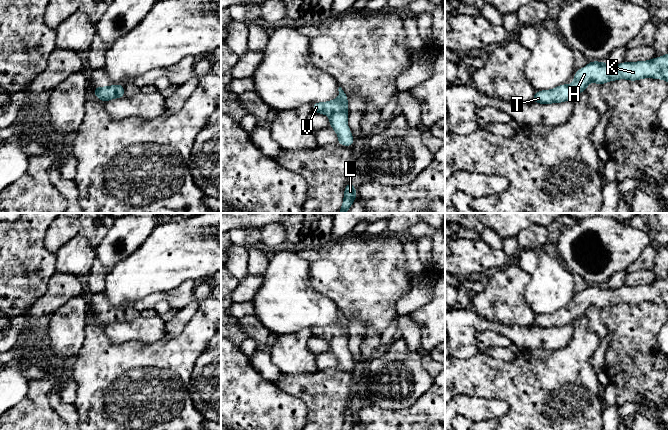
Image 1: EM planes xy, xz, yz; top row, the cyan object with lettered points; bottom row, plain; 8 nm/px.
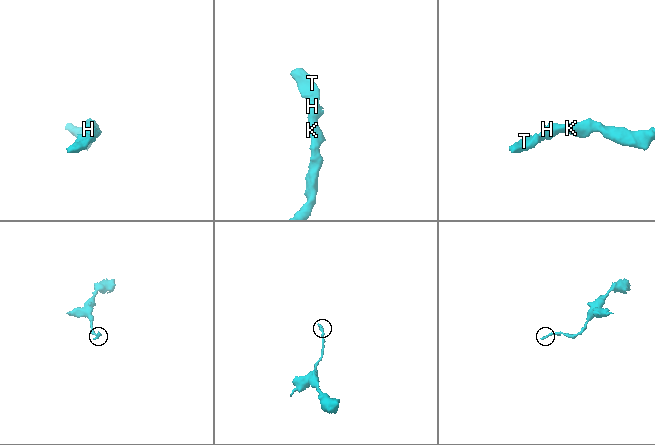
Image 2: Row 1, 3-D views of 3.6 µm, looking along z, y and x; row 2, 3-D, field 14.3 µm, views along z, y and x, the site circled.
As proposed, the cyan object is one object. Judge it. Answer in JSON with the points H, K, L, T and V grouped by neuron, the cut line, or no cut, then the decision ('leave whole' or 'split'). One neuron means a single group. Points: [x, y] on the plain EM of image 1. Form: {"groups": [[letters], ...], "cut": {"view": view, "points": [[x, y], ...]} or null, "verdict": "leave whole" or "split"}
{"groups": [["H", "K", "L", "T", "V"]], "cut": null, "verdict": "leave whole"}

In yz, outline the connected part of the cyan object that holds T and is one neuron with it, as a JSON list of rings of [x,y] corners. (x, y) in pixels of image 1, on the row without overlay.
[[[669,276],[647,285],[623,286],[617,289],[591,285],[585,292],[575,296],[572,309],[566,307],[551,314],[536,315],[532,325],[538,328],[563,327],[574,323],[577,317],[586,316],[589,306],[601,310],[619,303],[636,305],[643,302],[662,303],[669,308]]]

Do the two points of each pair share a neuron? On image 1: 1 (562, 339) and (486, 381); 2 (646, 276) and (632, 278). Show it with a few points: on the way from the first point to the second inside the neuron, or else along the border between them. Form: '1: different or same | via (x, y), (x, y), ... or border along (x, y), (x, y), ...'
1: different | border along (567, 343), (557, 348), (521, 351)
2: same | via (643, 277), (635, 278)

